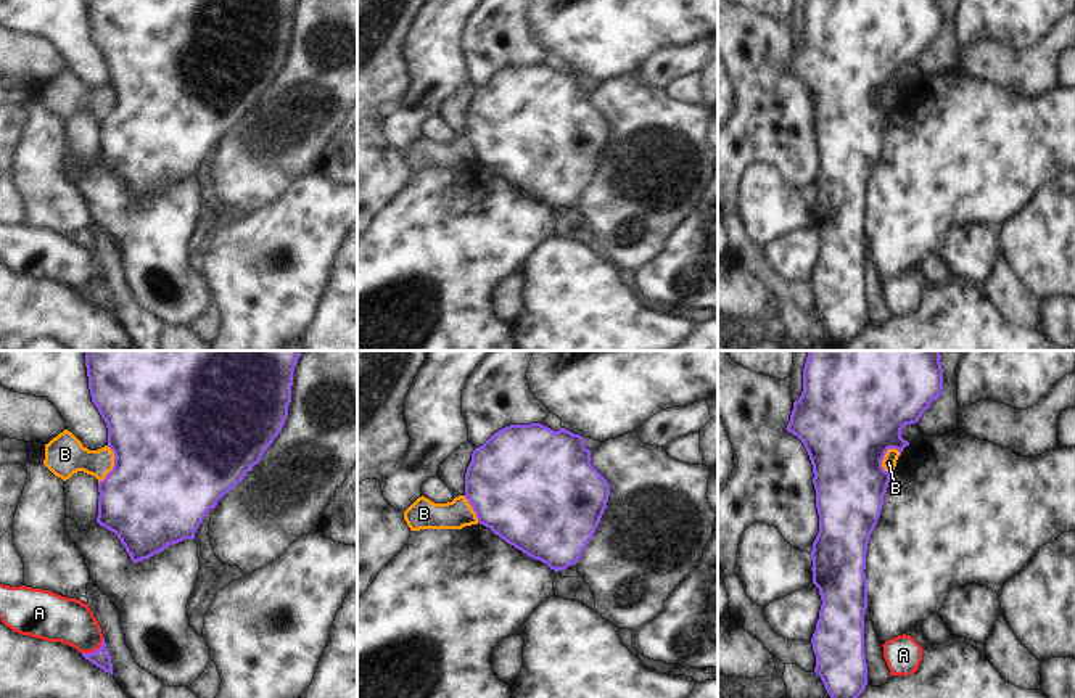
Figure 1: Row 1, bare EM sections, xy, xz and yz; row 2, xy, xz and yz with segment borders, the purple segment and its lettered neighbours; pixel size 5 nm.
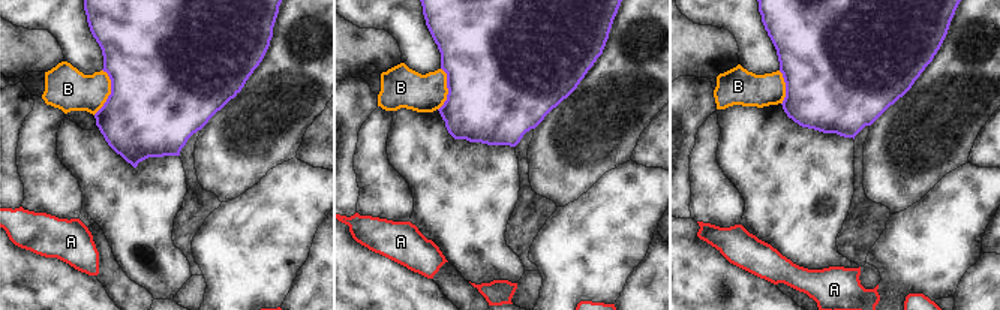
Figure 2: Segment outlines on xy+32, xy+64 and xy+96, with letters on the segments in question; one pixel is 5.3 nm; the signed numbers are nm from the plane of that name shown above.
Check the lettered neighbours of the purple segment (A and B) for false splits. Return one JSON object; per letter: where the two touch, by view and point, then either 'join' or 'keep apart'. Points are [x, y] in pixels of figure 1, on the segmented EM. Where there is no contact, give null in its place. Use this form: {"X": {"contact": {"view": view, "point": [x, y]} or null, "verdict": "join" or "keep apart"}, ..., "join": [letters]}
{"A": {"contact": {"view": "xy", "point": [95, 650]}, "verdict": "keep apart"}, "B": {"contact": {"view": "xy", "point": [115, 465]}, "verdict": "keep apart"}, "join": []}

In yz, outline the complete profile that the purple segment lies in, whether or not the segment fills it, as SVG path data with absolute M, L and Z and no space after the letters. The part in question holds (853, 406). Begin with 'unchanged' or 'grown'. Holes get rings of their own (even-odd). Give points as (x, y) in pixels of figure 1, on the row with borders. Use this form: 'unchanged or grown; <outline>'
unchanged; M809 351L803 368L803 392L793 402L787 431L797 436L813 465L819 532L813 542L813 584L822 600L811 643L816 655L814 672L830 698L858 698L867 685L864 653L864 614L867 610L866 553L871 534L882 511L890 473L882 460L888 449L901 455L909 445L901 437L906 425L917 423L943 389L940 351Z

